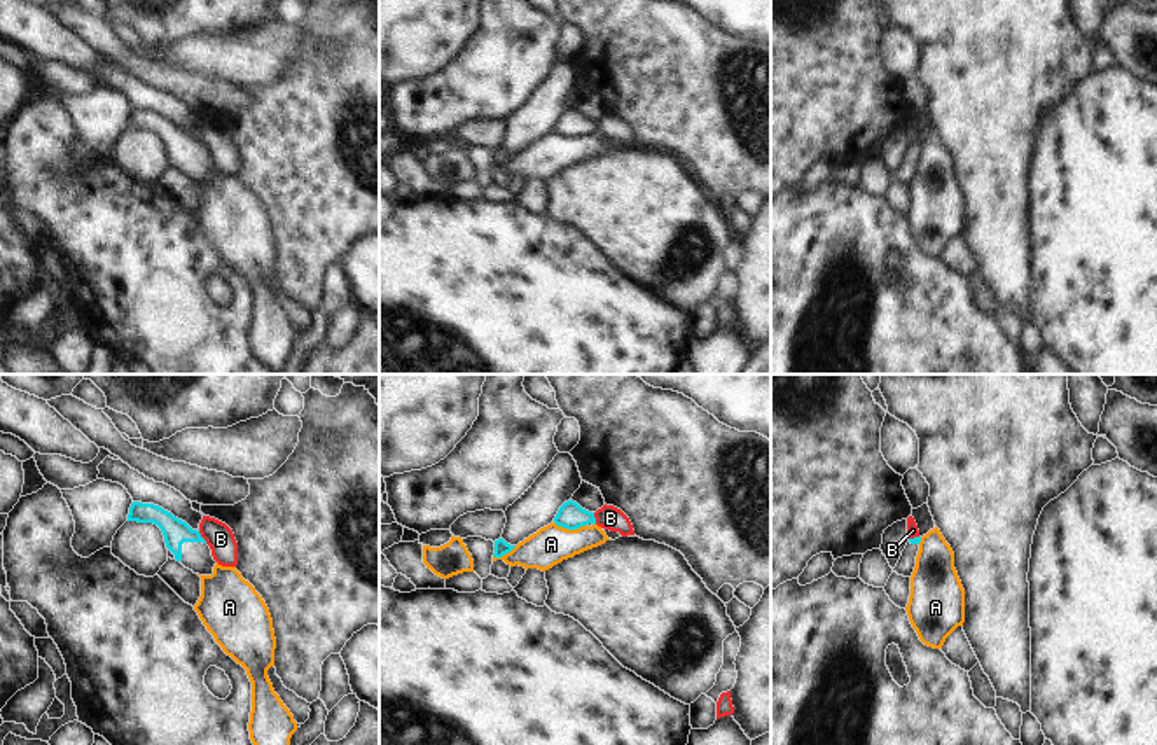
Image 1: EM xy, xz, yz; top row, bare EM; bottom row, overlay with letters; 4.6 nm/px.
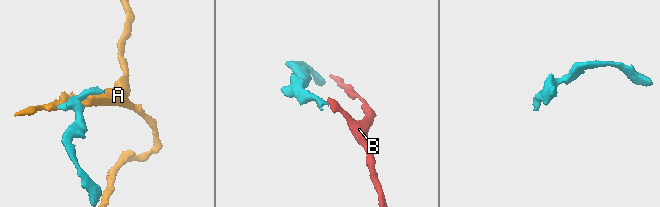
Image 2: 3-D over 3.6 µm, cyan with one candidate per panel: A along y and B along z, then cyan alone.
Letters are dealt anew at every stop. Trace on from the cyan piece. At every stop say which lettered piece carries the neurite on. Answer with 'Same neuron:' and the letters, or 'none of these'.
Same neuron: none of these

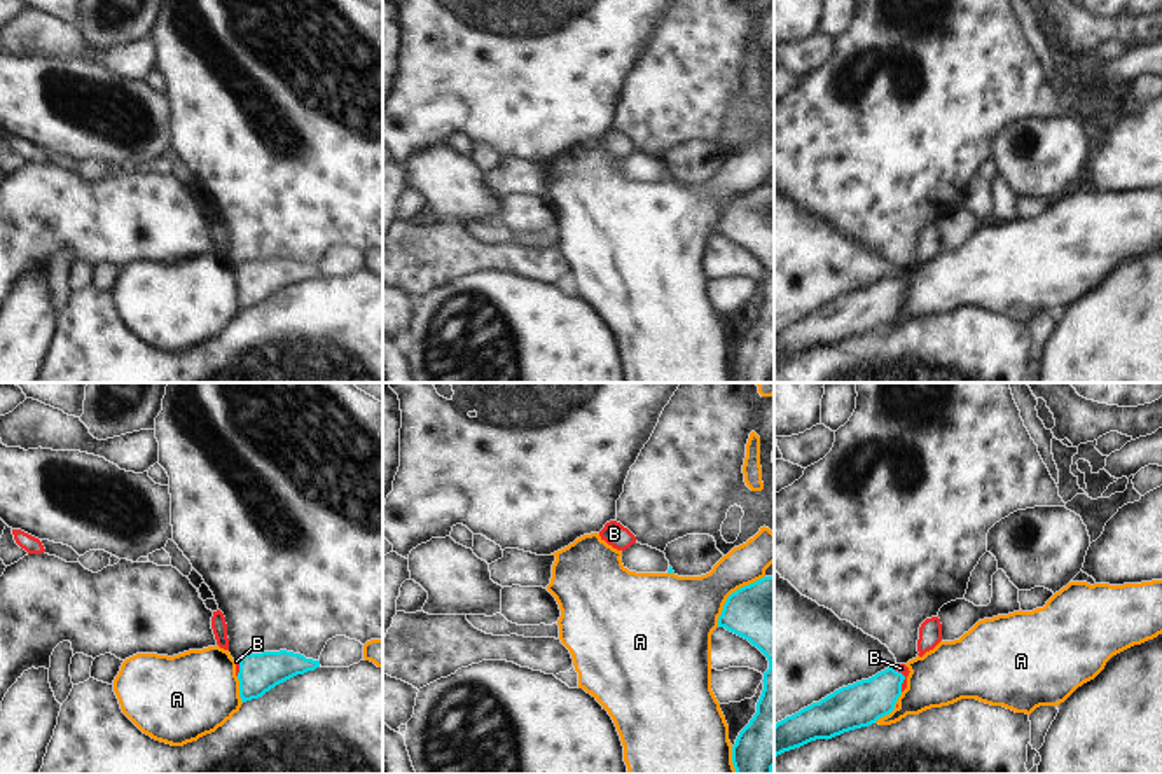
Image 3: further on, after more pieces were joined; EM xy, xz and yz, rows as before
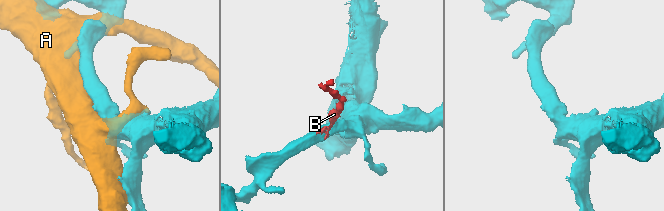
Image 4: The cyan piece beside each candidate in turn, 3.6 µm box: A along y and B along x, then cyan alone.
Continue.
Same neuron: B

